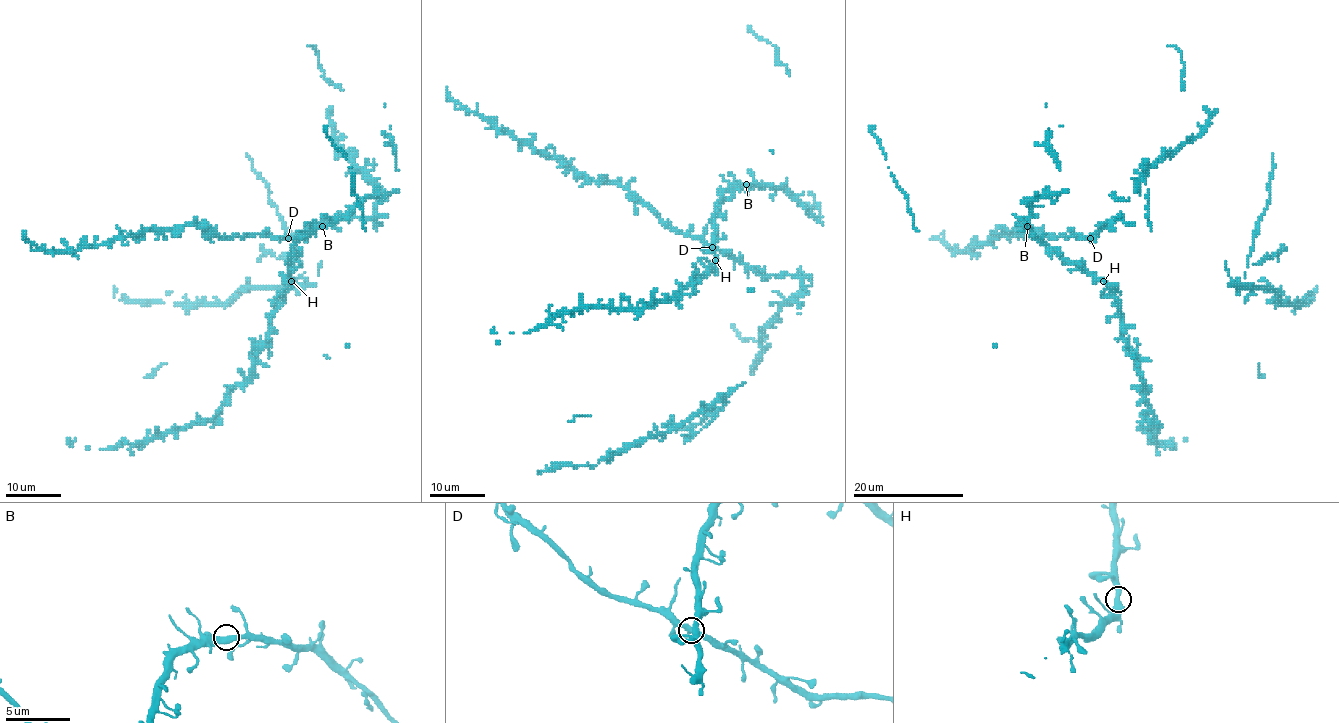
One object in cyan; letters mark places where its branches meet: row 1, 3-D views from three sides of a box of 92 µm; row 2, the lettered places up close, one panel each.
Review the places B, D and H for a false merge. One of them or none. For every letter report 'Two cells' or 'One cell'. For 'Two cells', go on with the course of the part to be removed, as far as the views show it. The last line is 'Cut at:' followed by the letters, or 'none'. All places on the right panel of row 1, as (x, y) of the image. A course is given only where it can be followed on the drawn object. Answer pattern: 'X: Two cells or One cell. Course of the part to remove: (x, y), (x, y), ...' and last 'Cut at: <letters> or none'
B: One cell
D: One cell
H: One cell
Cut at: none

